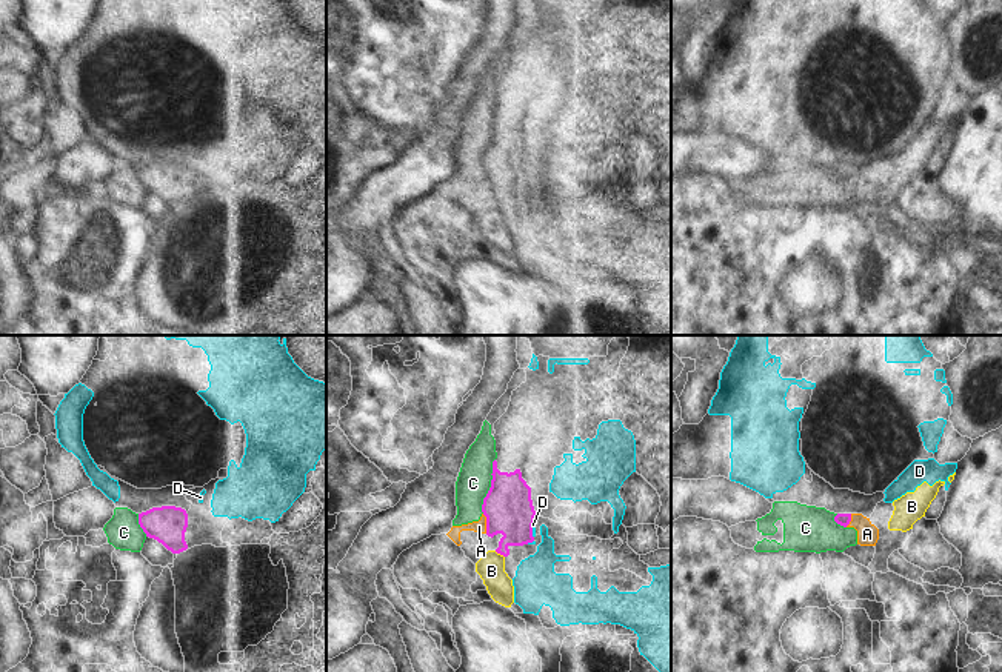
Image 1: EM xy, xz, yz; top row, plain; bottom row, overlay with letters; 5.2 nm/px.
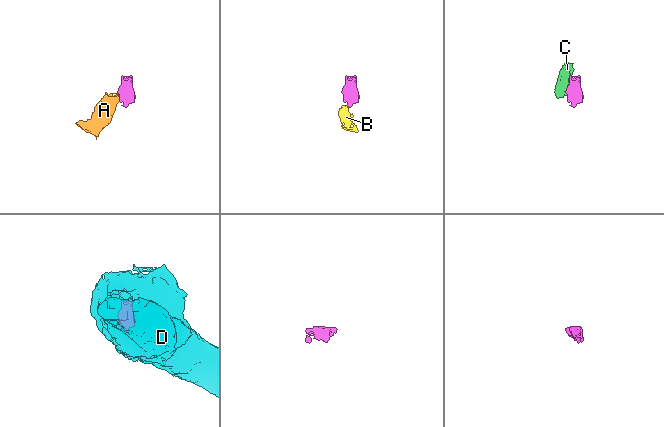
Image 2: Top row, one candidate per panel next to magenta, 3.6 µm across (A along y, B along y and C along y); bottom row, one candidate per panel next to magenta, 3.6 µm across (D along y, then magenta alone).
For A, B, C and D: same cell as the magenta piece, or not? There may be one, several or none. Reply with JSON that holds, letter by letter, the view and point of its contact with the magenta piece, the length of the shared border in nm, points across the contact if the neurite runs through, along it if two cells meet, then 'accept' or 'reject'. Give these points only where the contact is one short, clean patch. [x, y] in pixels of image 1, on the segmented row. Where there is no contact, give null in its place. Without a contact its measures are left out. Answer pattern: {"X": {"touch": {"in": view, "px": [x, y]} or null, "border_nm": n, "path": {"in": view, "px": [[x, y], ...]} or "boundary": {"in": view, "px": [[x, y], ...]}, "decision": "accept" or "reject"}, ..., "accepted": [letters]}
{"A": {"touch": {"in": "xz", "px": [487, 523]}, "border_nm": 110, "decision": "reject"}, "B": {"touch": {"in": "xz", "px": [499, 552]}, "border_nm": 70, "boundary": {"in": "xz", "px": [[494, 551], [504, 557]]}, "decision": "reject"}, "C": {"touch": {"in": "xz", "px": [491, 486]}, "border_nm": 300, "decision": "reject"}, "D": {"touch": {"in": "xz", "px": [531, 531]}, "border_nm": 80, "boundary": {"in": "xz", "px": [[533, 523], [533, 537]]}, "decision": "reject"}, "accepted": []}

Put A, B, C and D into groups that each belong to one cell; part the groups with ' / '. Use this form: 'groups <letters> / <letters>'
groups A C / B / D

